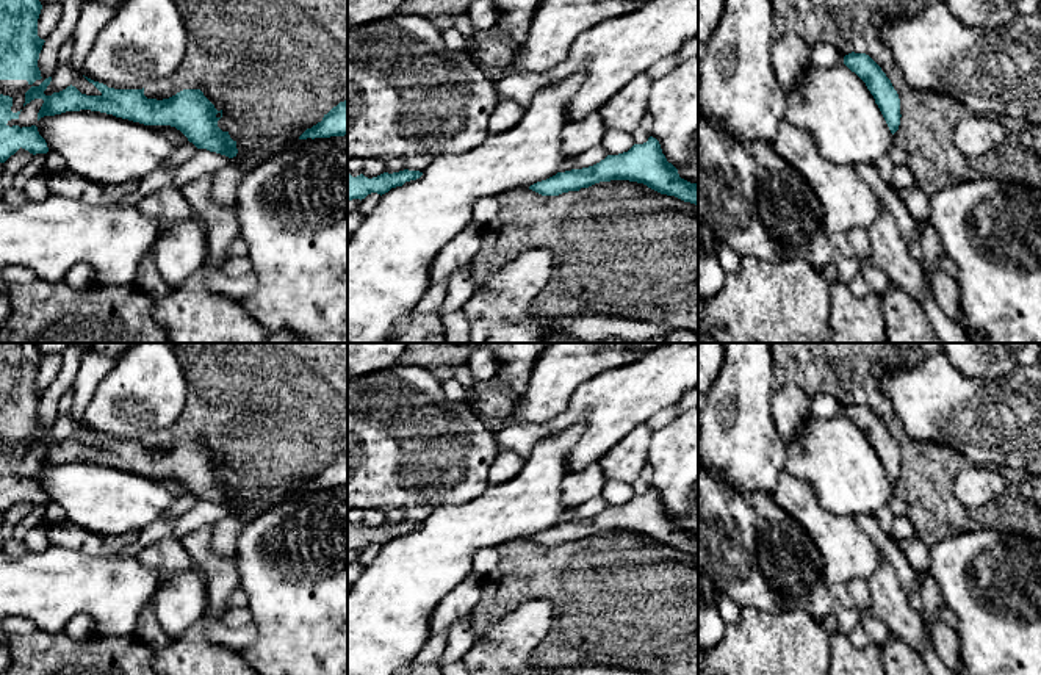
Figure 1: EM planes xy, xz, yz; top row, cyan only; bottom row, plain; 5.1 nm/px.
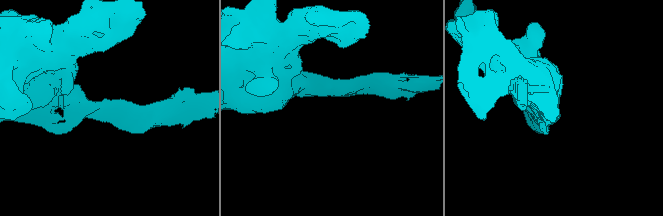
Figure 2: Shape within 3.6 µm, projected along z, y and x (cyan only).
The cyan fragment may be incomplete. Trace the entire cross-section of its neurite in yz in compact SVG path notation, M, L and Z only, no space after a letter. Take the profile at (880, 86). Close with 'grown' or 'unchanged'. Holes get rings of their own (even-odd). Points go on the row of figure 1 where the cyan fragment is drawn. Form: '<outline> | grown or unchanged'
M852 52L844 56L844 64L866 83L891 133L894 135L899 130L902 114L900 99L891 80L866 53Z | unchanged

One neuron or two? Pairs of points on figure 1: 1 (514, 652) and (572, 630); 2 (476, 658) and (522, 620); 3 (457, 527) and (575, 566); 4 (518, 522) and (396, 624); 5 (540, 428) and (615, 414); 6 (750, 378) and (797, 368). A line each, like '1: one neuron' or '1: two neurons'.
1: two neurons
2: one neuron
3: two neurons
4: one neuron
5: one neuron
6: two neurons

